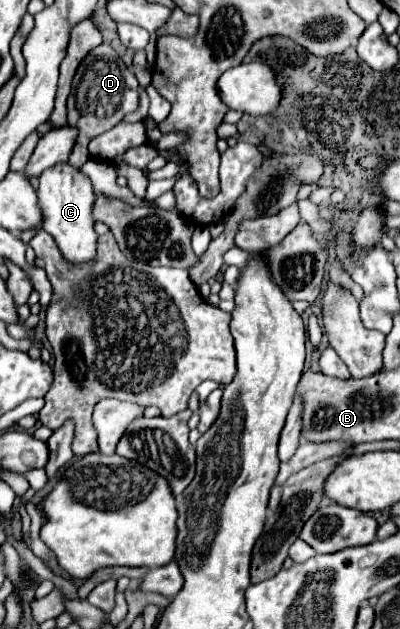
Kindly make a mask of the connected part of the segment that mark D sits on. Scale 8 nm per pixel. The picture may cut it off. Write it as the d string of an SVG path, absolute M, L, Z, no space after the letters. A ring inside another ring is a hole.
M109 44L93 48L81 60L81 66L77 68L77 72L73 76L73 88L71 88L71 94L67 100L67 120L71 126L79 128L77 144L69 156L69 162L73 166L81 168L89 160L89 150L87 150L89 140L111 130L117 122L123 120L123 116L127 112L137 110L137 106L139 106L137 88L139 86L135 80L137 78L131 72L131 68L121 60L121 56ZM131 82L135 82L135 88L131 86Z

